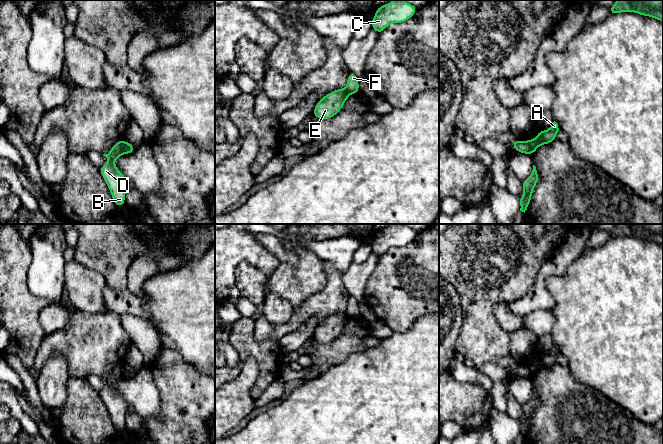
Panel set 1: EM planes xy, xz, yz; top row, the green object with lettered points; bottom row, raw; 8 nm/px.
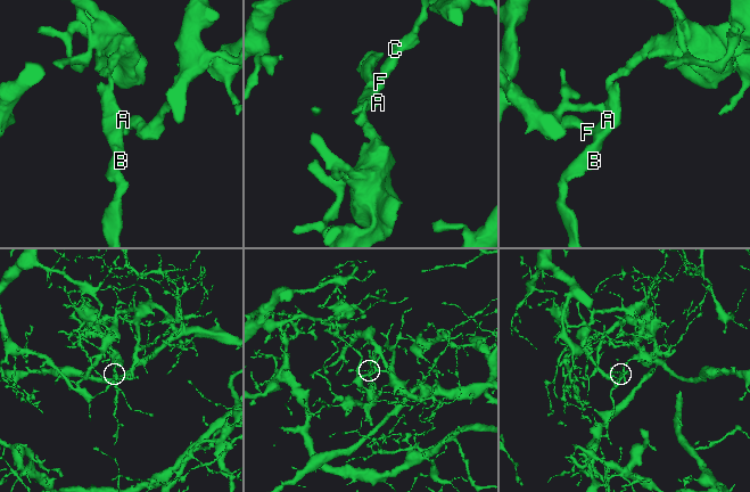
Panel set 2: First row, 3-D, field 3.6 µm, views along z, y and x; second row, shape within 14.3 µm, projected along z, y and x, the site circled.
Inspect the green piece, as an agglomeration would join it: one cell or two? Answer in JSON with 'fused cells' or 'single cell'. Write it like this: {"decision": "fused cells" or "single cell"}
{"decision": "fused cells"}

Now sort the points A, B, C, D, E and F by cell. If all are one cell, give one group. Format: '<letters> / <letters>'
A B D E / C F

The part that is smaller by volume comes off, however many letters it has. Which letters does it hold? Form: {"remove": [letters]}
{"remove": ["A", "B", "D", "E"]}

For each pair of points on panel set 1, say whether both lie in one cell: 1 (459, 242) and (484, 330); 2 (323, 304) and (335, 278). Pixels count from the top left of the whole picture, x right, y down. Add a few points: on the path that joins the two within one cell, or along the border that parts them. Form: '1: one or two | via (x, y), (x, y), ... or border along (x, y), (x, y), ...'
1: one | via (478, 264), (478, 308)
2: one | via (329, 298), (334, 293), (334, 284)

